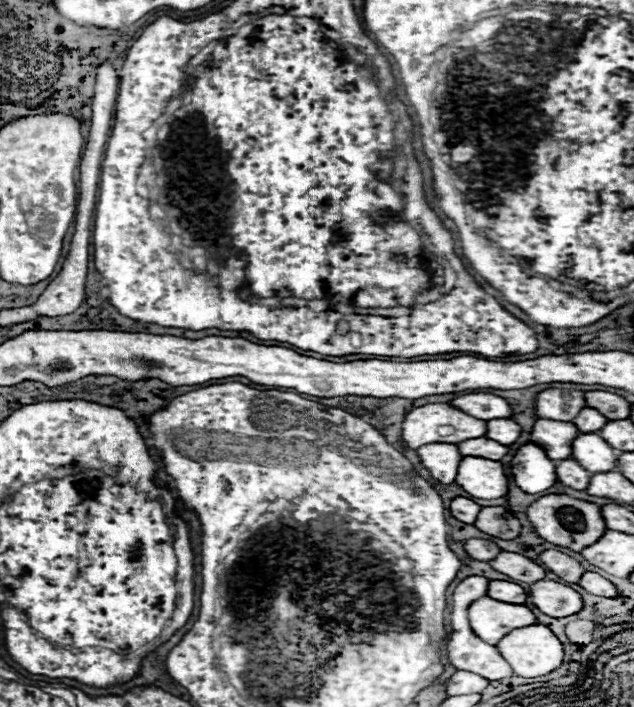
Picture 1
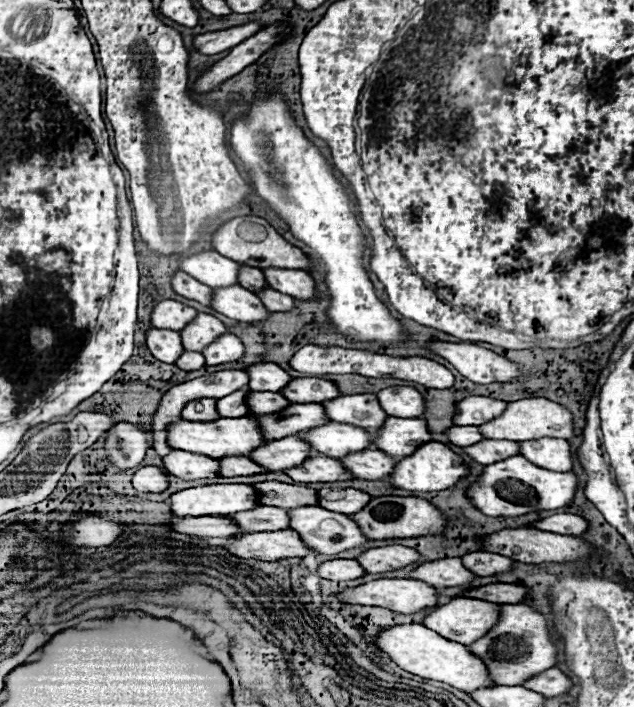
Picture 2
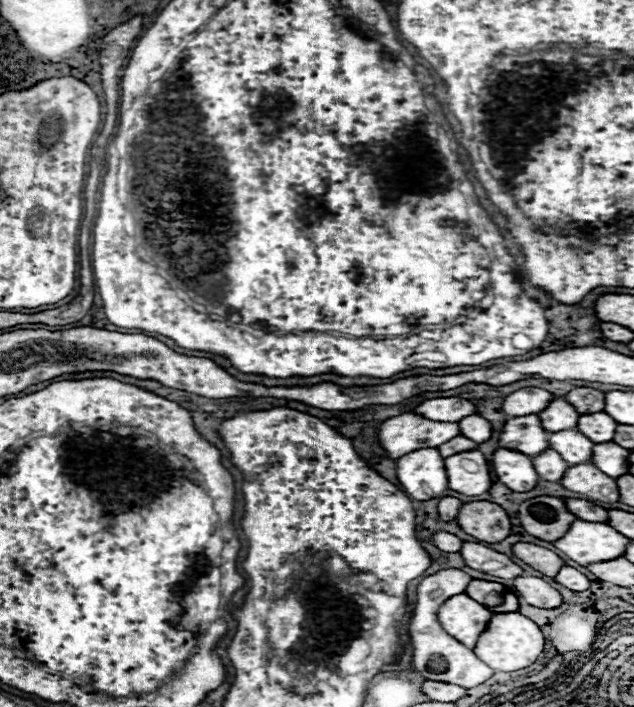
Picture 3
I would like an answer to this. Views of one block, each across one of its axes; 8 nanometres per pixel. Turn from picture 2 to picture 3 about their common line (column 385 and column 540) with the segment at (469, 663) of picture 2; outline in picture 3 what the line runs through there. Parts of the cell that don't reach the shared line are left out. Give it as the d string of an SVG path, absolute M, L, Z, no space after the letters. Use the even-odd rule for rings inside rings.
M504 612L504 614L492 614L486 630L478 636L474 654L486 662L492 670L500 672L514 672L520 668L530 666L544 650L544 634L530 618L526 618L520 612Z

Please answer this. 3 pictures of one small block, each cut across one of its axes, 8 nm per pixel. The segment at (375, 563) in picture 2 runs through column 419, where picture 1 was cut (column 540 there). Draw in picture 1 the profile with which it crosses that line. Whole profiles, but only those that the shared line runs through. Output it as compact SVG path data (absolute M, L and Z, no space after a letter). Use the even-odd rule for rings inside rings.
M544 550L540 554L540 562L548 570L552 570L556 576L560 576L562 580L572 582L572 584L578 584L580 576L584 574L584 568L580 566L580 562L576 562L574 558L570 558L568 554L564 554L560 550Z

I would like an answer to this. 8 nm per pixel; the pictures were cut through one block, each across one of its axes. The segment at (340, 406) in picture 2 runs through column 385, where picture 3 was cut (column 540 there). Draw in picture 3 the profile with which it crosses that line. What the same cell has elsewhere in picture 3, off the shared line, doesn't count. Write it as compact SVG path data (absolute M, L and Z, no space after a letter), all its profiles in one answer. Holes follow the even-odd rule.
M552 398L550 404L538 412L538 418L542 422L542 428L546 432L560 432L568 428L576 428L578 422L578 412L564 400L564 398Z

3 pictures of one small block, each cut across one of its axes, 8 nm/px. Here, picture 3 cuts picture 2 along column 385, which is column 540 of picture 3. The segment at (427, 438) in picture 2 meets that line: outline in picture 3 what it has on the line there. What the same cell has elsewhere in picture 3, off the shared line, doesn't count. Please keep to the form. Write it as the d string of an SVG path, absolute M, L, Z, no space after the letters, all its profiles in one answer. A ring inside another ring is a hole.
M536 416L508 418L504 422L498 446L522 452L526 456L536 456L548 448L546 430L542 430L542 424L538 422Z

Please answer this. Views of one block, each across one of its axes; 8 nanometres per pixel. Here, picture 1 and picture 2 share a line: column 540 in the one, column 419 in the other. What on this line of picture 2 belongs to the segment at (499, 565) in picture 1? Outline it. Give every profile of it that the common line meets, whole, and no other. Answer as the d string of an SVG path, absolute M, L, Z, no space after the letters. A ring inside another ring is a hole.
M444 558L420 564L416 570L410 572L410 578L422 580L434 588L448 588L448 586L466 586L476 576L472 570L466 570L466 566L462 566L460 558Z

